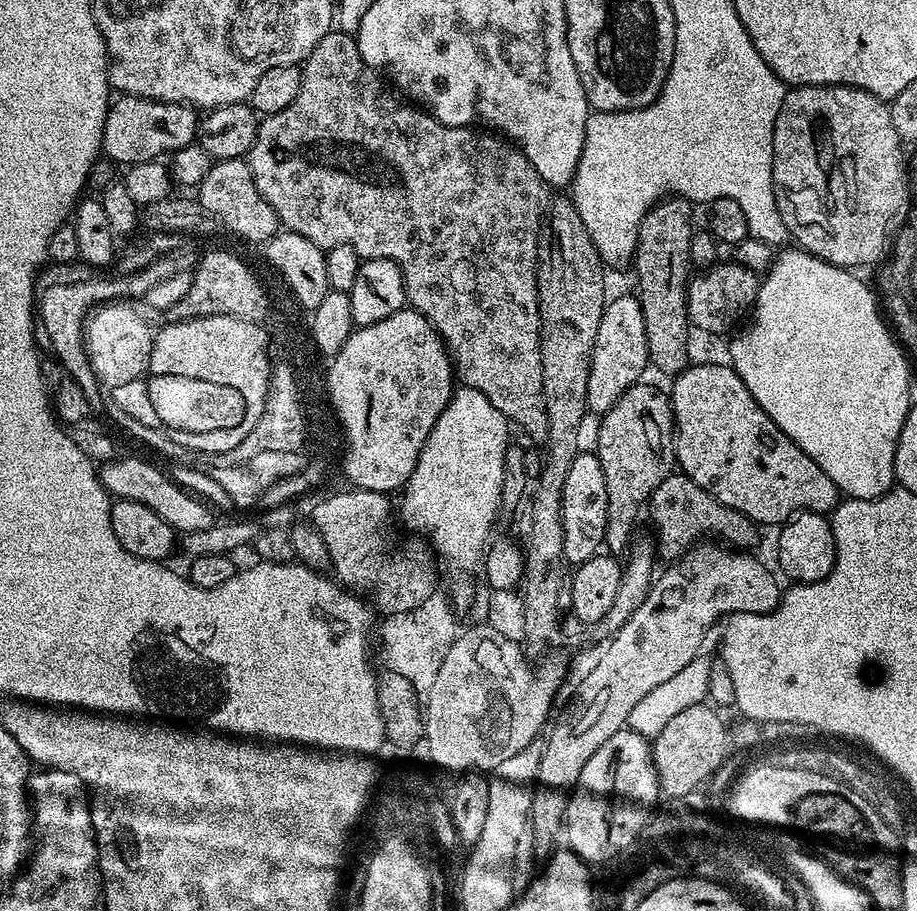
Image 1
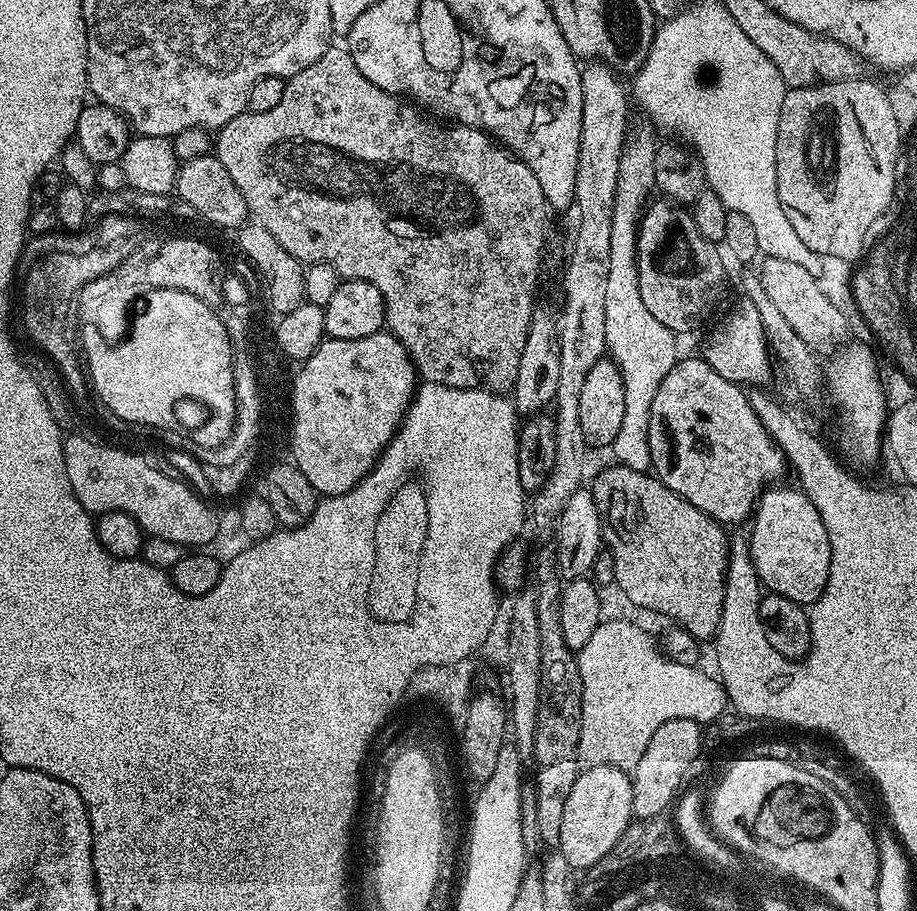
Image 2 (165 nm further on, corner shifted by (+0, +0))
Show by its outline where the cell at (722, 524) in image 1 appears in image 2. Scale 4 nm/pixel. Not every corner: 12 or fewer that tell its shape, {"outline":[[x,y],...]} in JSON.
{"outline":[[619,466],[602,520],[625,601],[711,641],[725,525]]}

